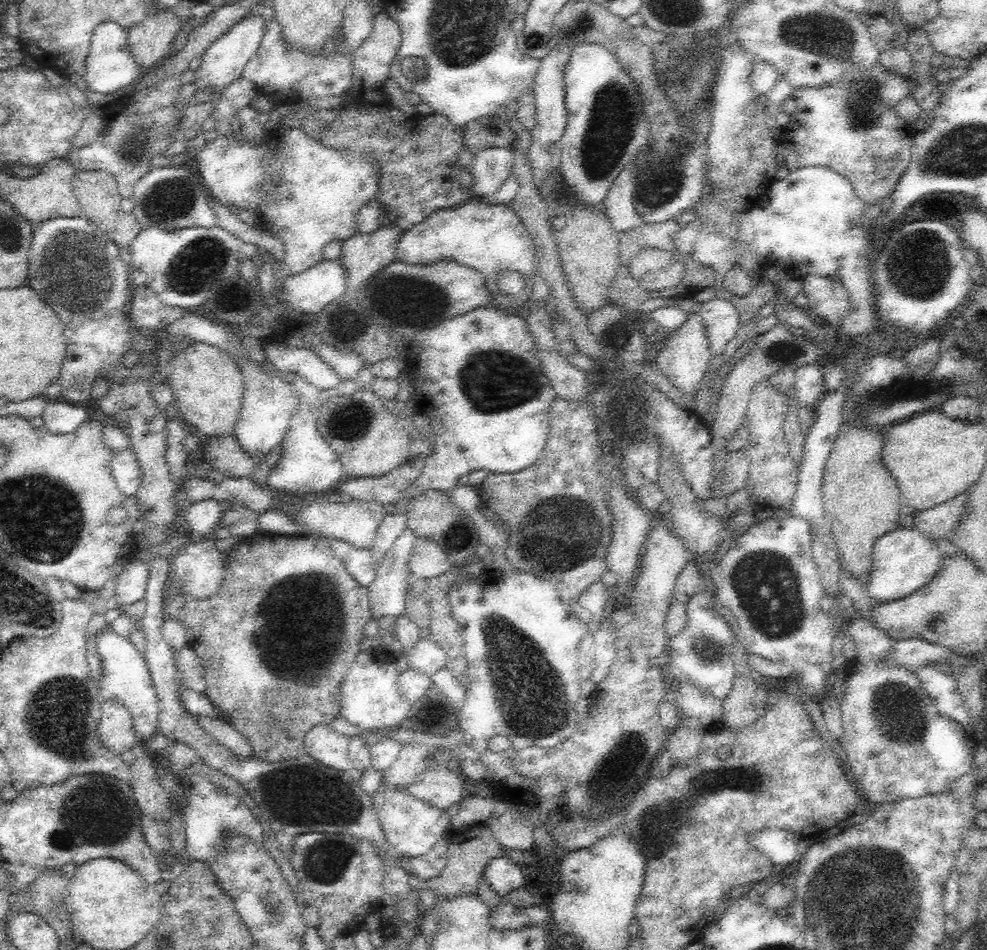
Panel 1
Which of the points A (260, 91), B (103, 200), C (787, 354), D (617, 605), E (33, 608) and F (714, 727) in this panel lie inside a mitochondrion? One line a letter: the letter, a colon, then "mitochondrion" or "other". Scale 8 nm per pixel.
A: other
B: other
C: mitochondrion
D: other
E: mitochondrion
F: other

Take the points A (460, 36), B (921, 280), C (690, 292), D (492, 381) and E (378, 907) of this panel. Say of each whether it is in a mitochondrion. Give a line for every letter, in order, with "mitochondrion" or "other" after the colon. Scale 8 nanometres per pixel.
A: mitochondrion
B: mitochondrion
C: other
D: mitochondrion
E: other

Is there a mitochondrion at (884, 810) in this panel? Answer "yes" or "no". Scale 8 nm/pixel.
no

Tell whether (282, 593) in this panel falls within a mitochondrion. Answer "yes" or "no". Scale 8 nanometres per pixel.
yes

